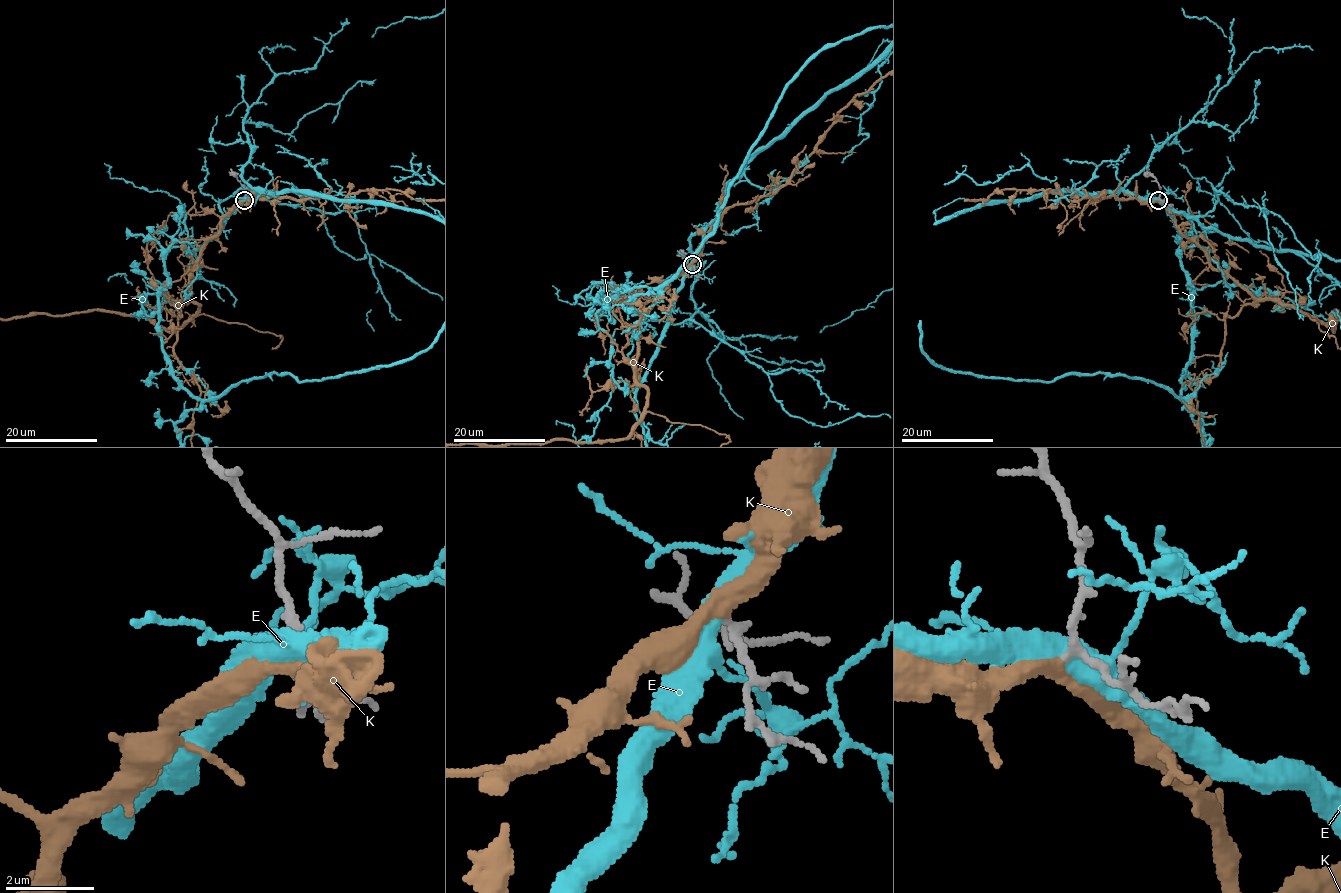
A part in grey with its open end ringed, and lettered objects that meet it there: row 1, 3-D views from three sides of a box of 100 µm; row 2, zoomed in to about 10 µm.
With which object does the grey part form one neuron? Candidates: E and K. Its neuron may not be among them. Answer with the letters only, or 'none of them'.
K

